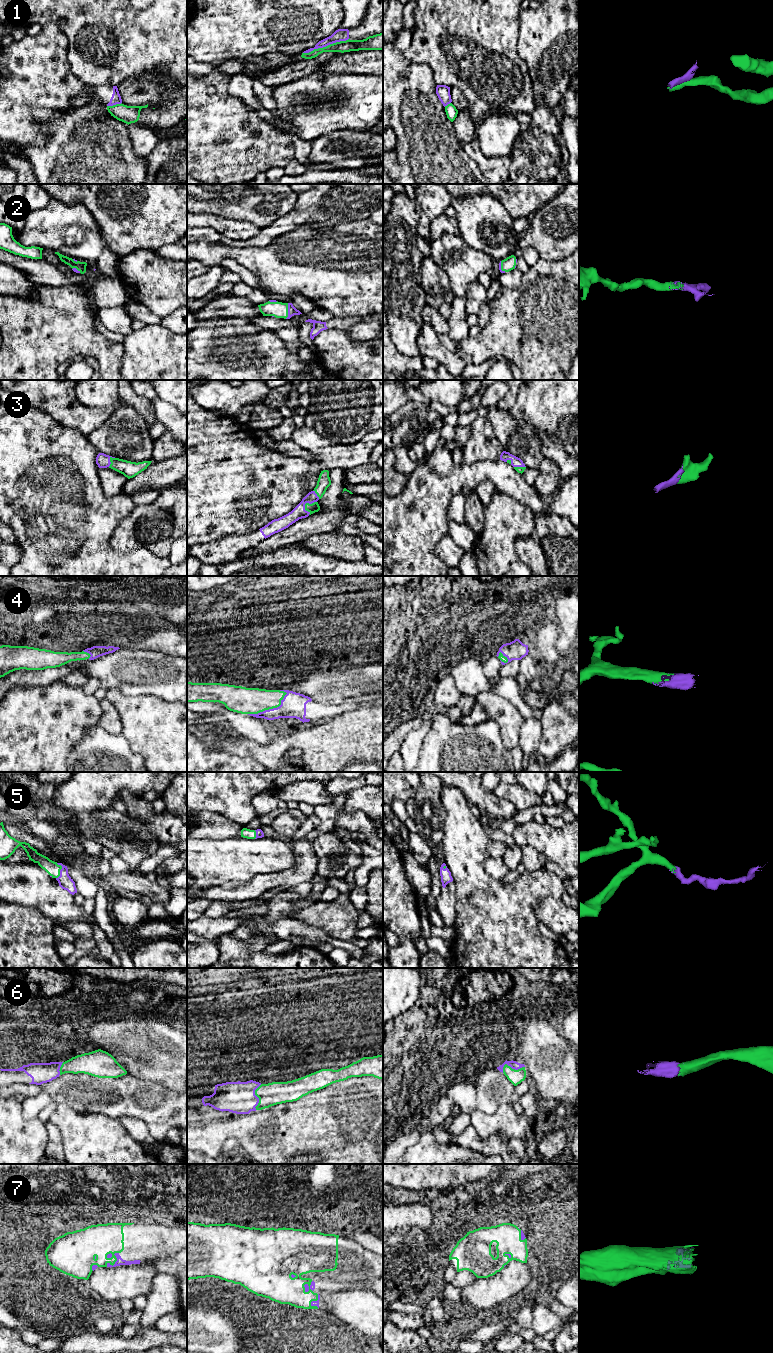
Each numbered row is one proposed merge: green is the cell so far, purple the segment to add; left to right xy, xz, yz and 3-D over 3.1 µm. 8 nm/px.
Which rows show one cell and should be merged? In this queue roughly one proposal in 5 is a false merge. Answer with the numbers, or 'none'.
2, 3, 4, 5, 6, 7

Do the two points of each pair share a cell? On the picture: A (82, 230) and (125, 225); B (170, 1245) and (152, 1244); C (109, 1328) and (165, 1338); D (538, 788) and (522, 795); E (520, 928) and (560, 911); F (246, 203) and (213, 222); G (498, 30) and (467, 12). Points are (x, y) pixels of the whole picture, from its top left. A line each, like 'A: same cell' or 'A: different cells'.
A: different cells
B: same cell
C: different cells
D: different cells
E: different cells
F: different cells
G: same cell

